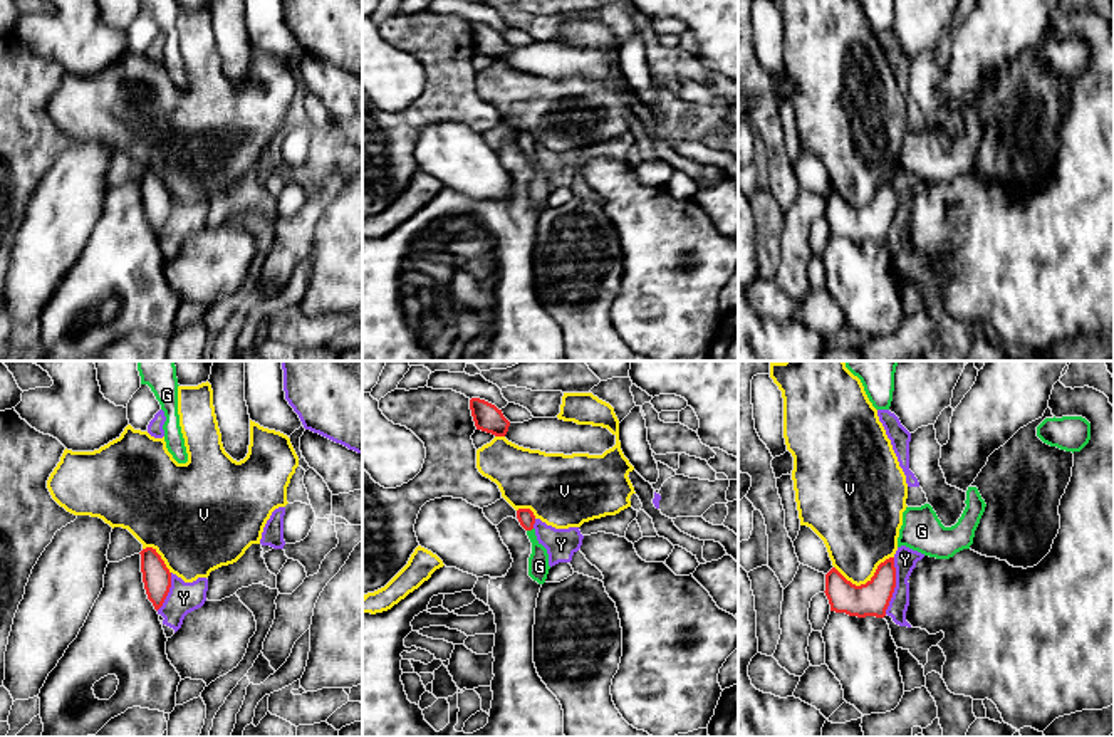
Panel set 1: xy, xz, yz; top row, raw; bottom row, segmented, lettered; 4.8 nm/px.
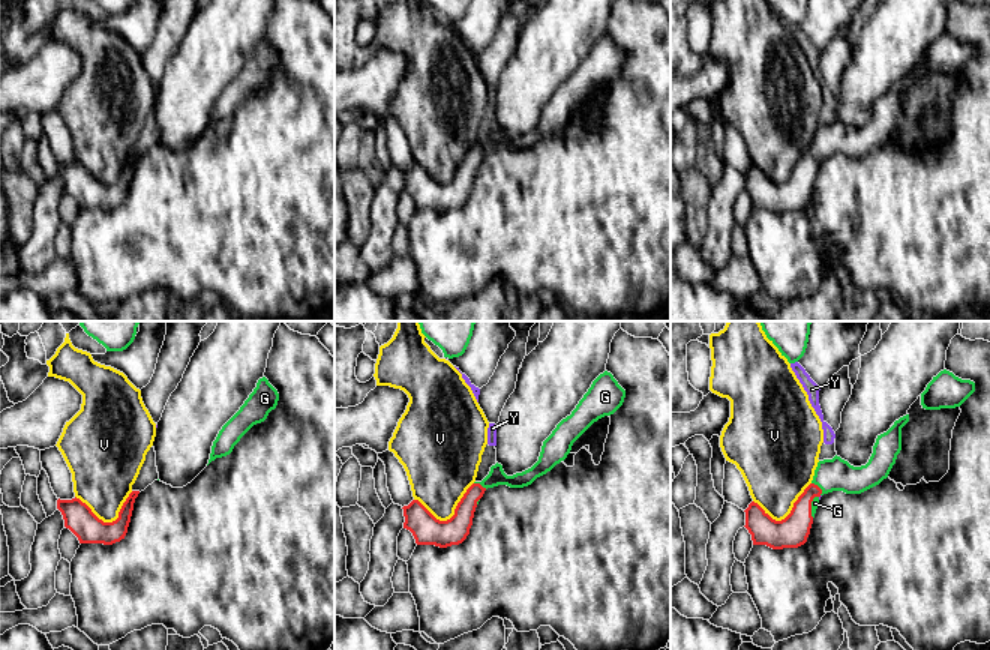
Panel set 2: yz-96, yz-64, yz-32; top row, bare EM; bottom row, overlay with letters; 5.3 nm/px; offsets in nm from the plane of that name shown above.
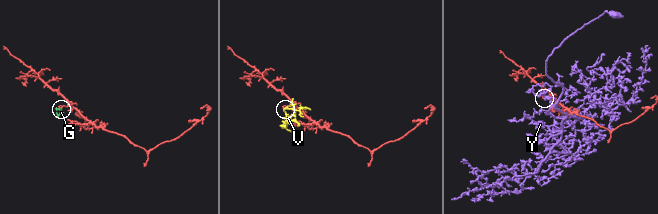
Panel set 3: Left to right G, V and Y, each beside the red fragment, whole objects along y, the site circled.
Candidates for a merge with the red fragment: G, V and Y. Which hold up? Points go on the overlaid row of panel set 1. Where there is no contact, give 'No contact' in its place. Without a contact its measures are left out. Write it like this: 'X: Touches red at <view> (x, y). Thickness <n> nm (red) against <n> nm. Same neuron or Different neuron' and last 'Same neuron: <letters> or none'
G: Touches red at xz (529, 529). Thickness 80 nm (red) against 100 nm. Same neuron
V: Touches red at yz (866, 583). Thickness 160 nm (red) against 360 nm. Different neuron
Y: Touches red at yz (895, 586). Thickness 160 nm (red) against 110 nm. Different neuron
Same neuron: G

